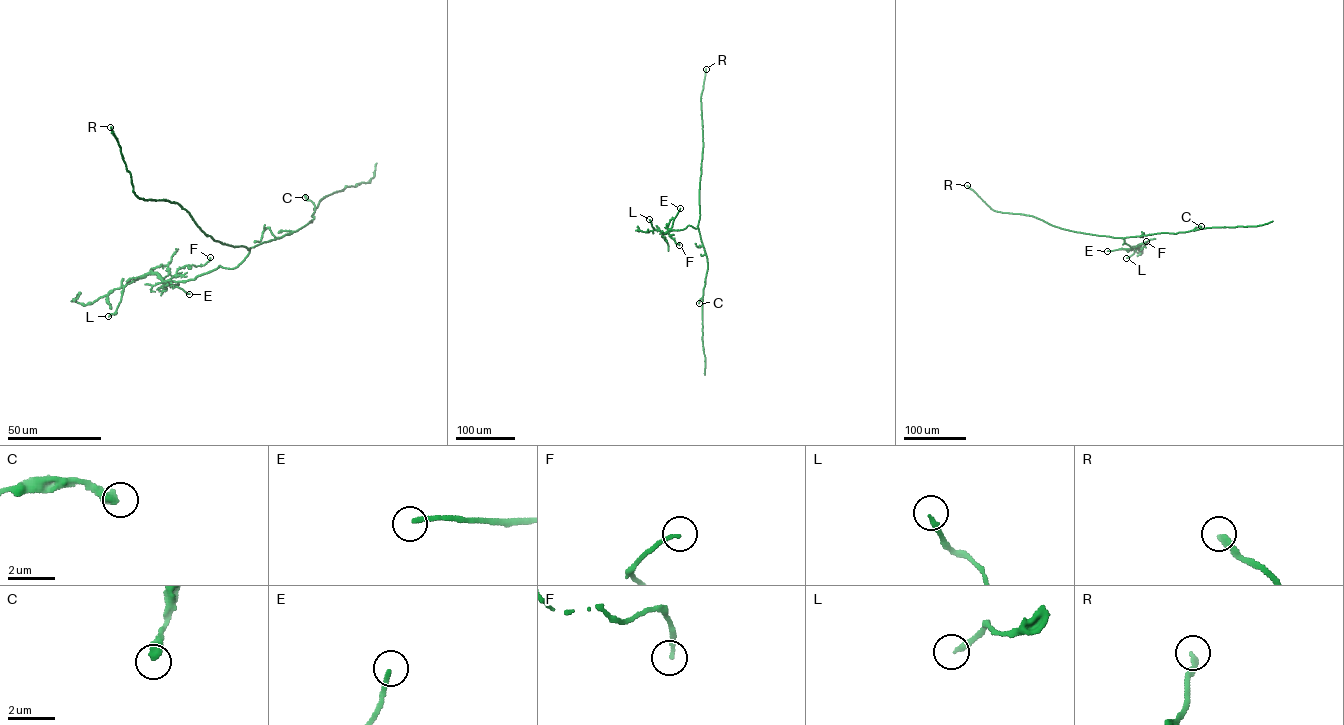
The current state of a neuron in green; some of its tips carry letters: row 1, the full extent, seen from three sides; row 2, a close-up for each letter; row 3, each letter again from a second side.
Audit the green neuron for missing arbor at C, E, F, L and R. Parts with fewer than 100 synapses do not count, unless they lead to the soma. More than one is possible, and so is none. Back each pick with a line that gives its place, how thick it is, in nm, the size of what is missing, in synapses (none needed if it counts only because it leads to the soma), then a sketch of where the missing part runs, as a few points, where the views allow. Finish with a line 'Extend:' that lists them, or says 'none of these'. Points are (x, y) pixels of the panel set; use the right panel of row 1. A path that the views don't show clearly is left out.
E: (1107, 251) | 190 nm | (1107, 251), (1098, 256), (1111, 268)
R: (967, 185) | 200 nm | 160 syn
Extend: E, R

